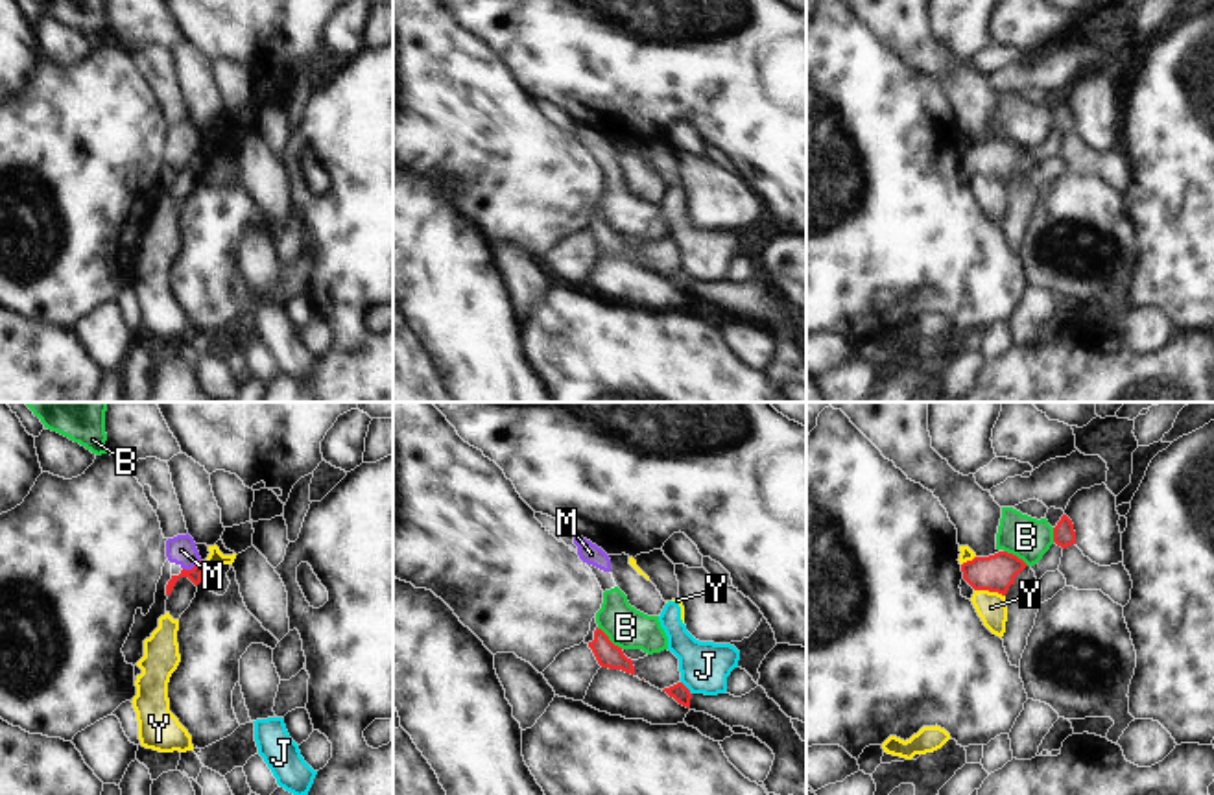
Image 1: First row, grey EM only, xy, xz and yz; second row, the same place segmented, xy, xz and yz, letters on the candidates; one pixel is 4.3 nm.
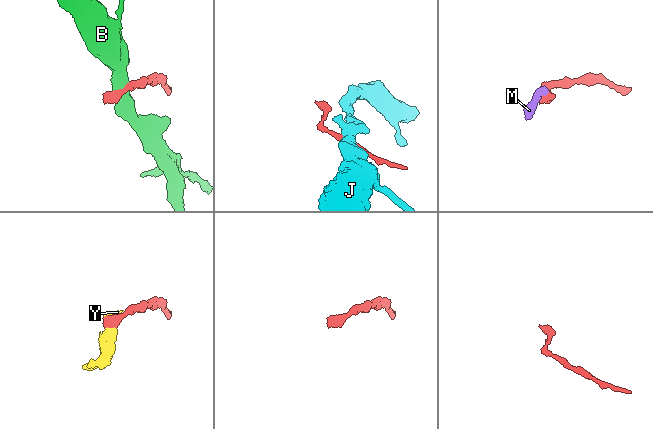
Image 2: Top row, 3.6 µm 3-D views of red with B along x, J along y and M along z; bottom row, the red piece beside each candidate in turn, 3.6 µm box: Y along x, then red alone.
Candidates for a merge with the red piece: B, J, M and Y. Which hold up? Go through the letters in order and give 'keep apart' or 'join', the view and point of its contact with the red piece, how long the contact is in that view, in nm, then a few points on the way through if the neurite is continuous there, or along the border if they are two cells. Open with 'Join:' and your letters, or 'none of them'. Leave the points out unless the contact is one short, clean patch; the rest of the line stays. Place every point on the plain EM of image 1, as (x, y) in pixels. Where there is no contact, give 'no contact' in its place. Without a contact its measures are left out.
Join: none of them
B: keep apart | xz (607, 225) | 150 nm | along xz (596, 214), (622, 235)
J: keep apart | xz (687, 275) | 80 nm
M: keep apart | xy (192, 155) | 90 nm | along xy (200, 146), (190, 155), (183, 155)
Y: keep apart | yz (989, 177) | 140 nm | along yz (975, 176), (1004, 183)

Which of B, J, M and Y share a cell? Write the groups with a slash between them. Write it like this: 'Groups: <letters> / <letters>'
Groups: B M / J Y

